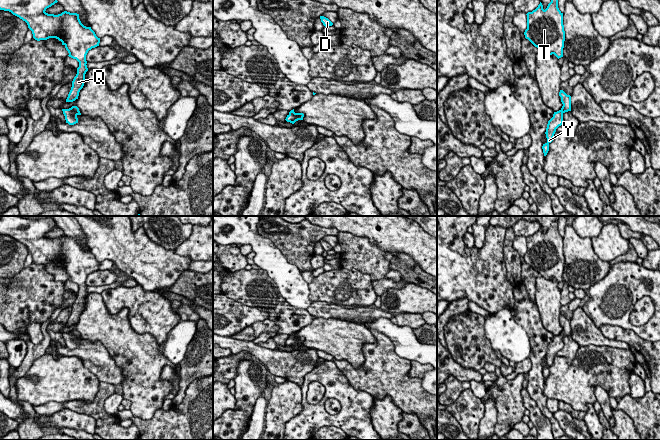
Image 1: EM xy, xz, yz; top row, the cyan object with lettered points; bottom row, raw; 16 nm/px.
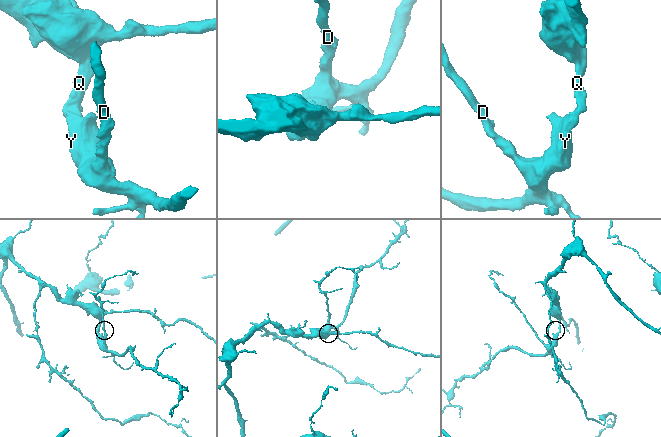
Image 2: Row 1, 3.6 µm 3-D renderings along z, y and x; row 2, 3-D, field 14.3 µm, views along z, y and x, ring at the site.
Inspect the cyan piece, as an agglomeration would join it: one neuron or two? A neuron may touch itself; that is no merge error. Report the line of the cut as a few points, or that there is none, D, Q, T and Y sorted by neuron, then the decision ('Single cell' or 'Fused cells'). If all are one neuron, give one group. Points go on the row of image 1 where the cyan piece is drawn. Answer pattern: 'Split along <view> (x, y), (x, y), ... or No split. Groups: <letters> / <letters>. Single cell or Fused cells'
No split. Groups: D Q T Y. Single cell

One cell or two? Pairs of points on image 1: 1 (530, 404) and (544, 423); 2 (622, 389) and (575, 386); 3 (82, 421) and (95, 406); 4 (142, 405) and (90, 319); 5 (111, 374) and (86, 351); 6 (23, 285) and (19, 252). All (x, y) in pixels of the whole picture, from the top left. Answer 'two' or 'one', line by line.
1: one
2: one
3: two
4: one
5: one
6: two

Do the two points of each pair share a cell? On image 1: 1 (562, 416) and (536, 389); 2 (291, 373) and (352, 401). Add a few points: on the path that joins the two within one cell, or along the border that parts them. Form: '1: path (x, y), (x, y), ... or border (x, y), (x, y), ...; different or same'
1: border (552, 413), (563, 429); different
2: border (315, 367), (305, 375), (300, 387); different

